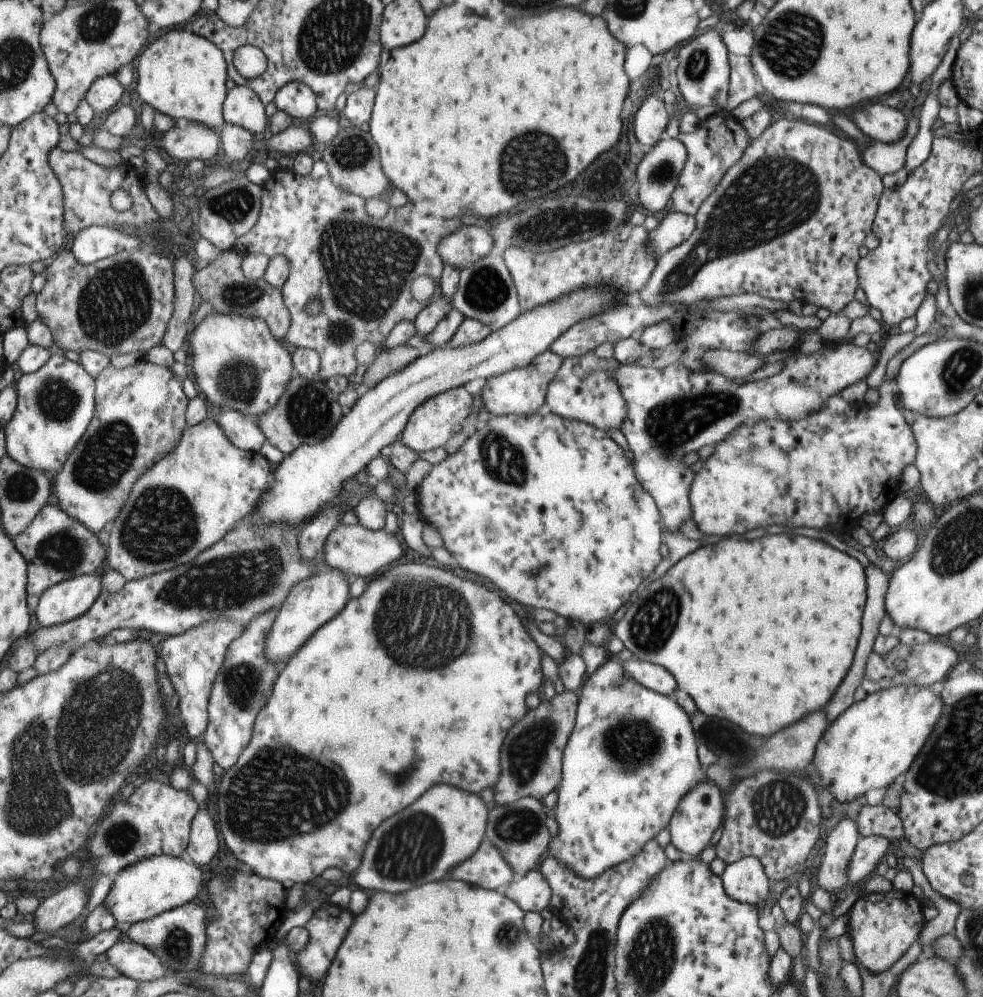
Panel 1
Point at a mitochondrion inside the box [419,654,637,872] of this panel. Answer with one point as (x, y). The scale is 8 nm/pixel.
(526, 752)

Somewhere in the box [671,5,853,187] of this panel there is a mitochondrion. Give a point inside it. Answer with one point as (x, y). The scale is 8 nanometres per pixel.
(792, 45)

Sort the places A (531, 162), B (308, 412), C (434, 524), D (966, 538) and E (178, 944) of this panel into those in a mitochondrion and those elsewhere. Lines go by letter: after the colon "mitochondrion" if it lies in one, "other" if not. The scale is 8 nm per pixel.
A: mitochondrion
B: mitochondrion
C: other
D: mitochondrion
E: mitochondrion

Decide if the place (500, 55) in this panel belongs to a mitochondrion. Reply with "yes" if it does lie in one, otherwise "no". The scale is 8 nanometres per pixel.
no

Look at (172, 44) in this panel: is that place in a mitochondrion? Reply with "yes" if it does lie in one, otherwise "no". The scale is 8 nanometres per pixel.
no

